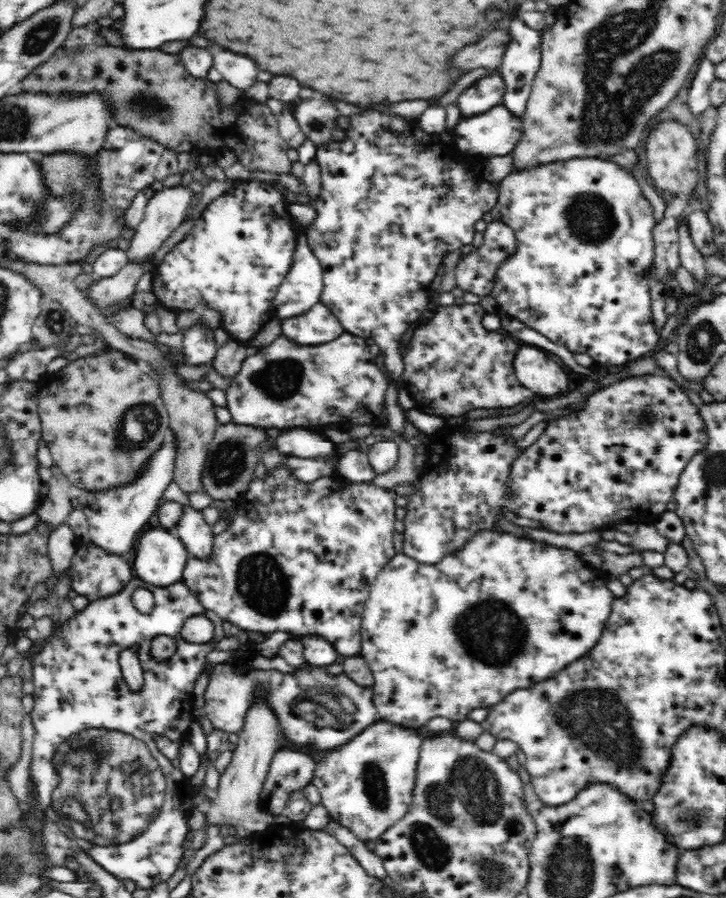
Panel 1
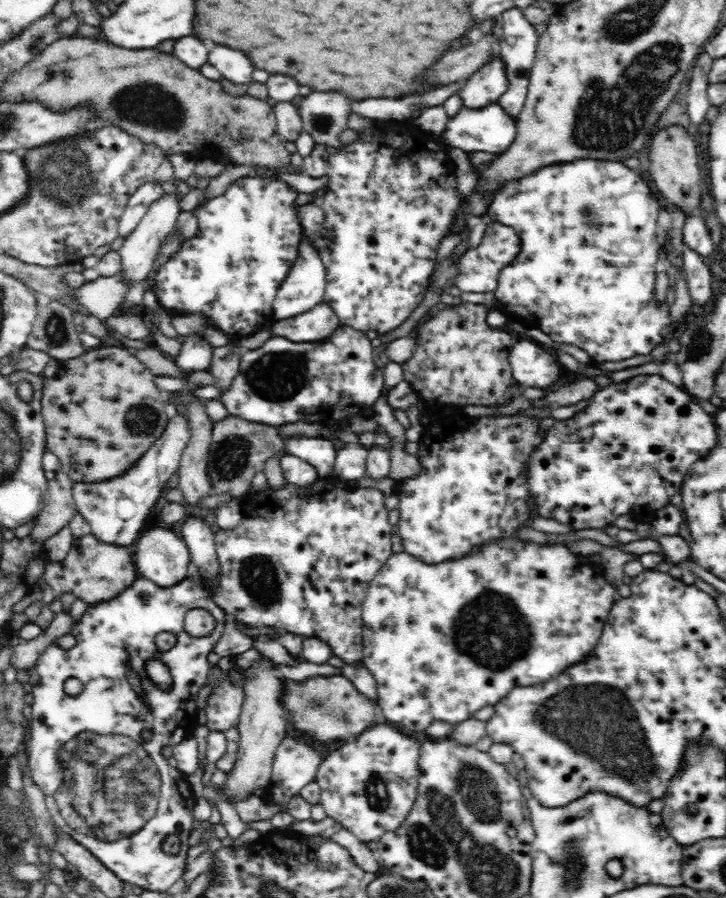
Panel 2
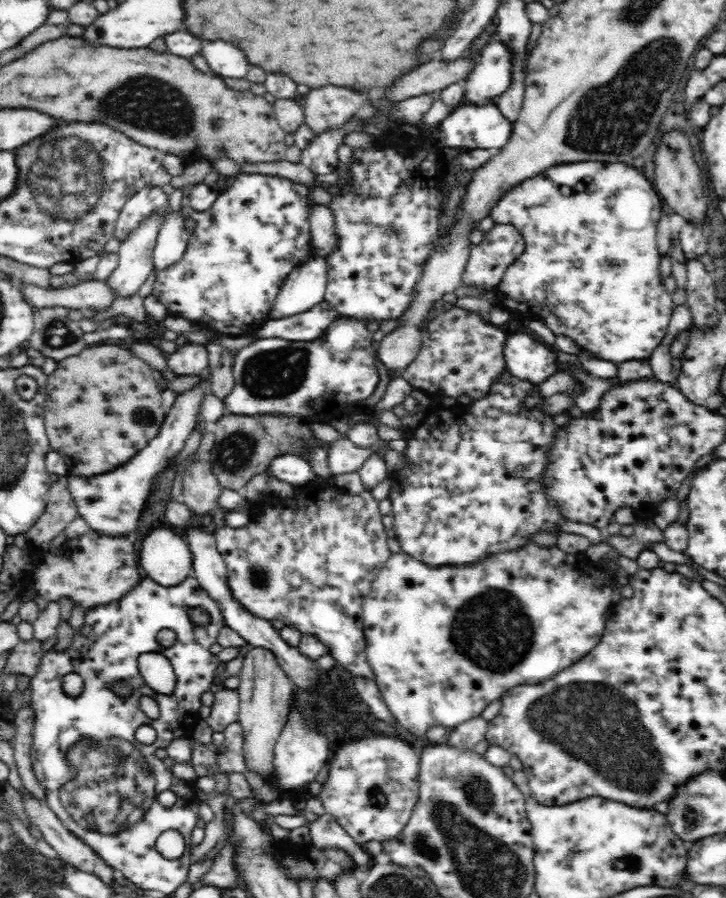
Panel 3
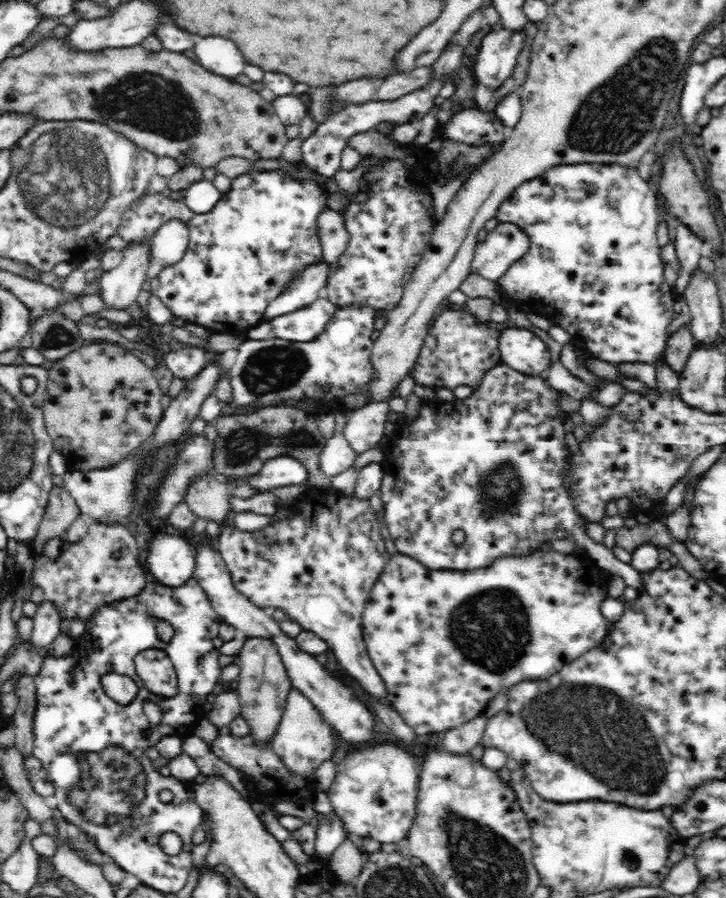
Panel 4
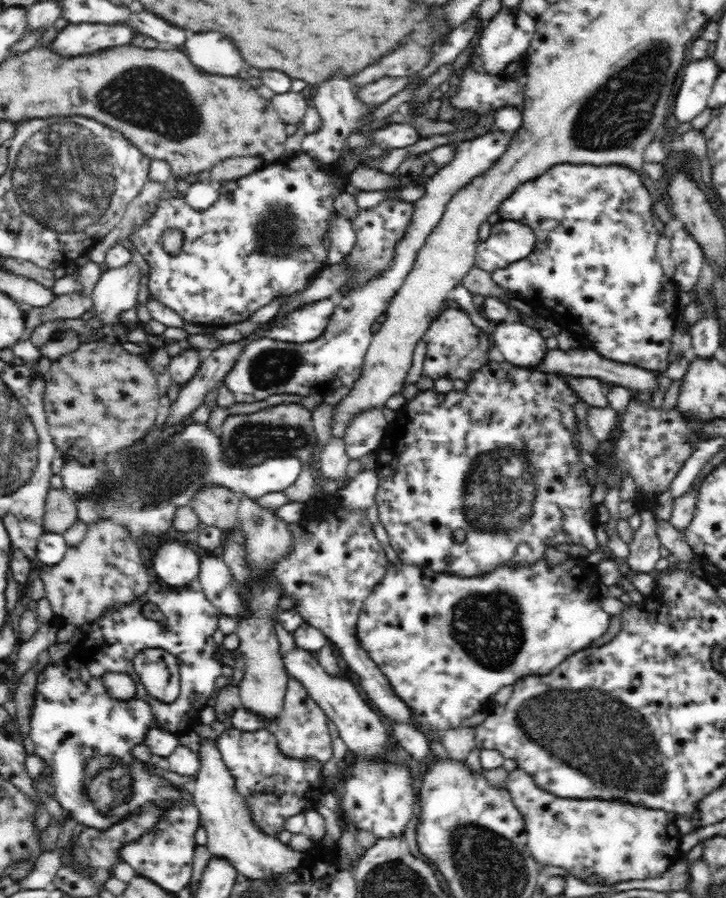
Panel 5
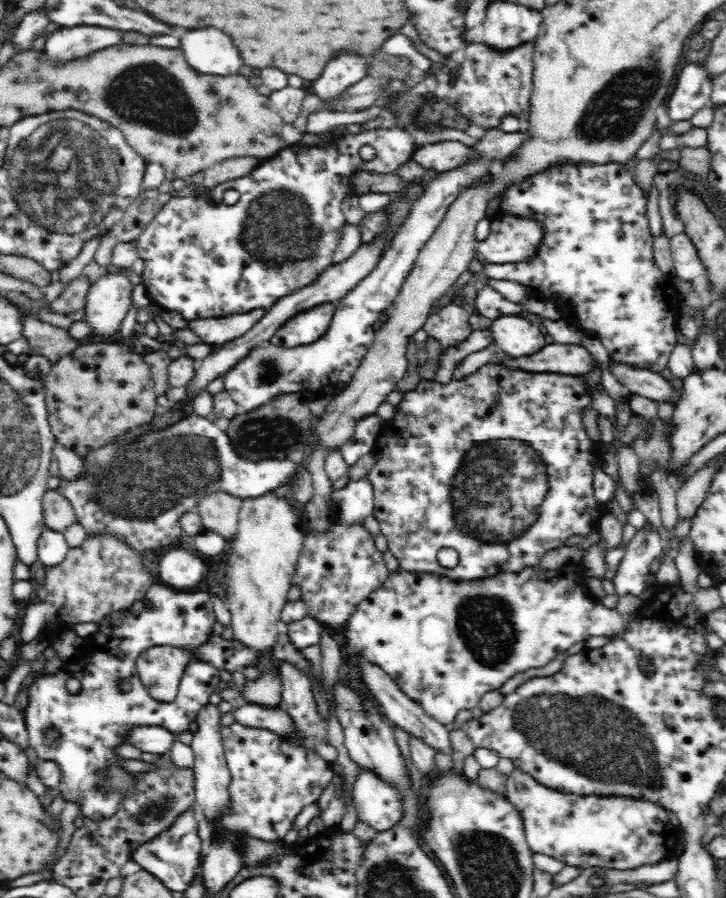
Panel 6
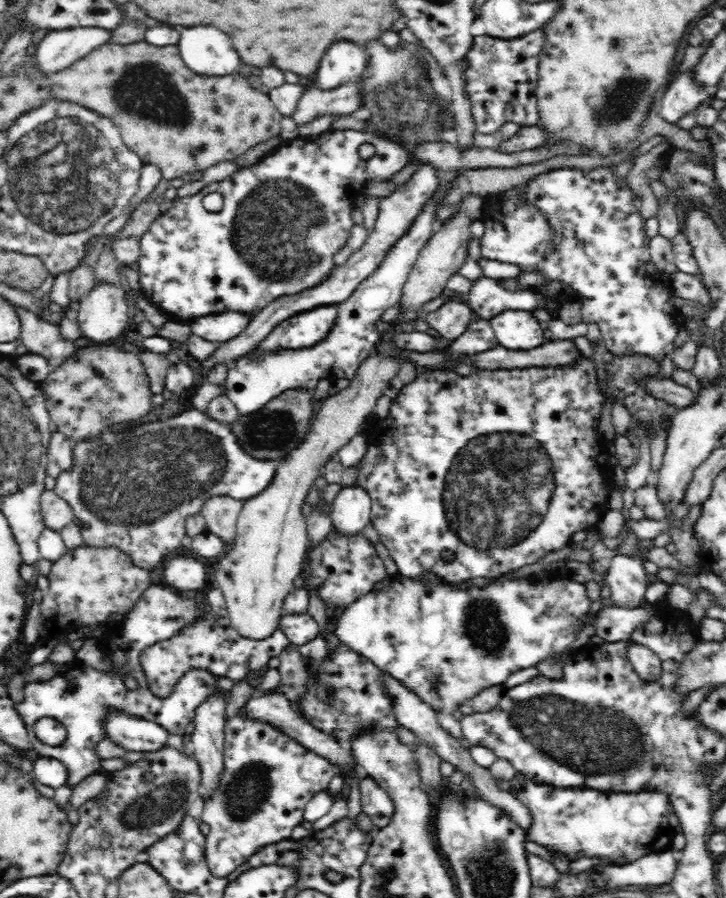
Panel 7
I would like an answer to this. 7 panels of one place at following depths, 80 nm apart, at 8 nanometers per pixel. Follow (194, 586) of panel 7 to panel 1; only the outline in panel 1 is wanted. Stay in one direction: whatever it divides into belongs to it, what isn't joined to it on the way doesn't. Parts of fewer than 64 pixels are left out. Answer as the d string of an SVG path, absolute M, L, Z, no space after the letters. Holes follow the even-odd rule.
M154 527L142 534L136 546L133 574L154 586L181 582L190 554L172 530Z

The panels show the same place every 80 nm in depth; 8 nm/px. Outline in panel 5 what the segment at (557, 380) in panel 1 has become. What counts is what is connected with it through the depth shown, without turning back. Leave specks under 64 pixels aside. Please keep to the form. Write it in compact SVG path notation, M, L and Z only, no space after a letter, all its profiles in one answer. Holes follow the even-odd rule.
M498 322L498 328L492 329L494 346L503 353L506 362L517 368L536 371L548 354L545 338L538 329L508 322Z

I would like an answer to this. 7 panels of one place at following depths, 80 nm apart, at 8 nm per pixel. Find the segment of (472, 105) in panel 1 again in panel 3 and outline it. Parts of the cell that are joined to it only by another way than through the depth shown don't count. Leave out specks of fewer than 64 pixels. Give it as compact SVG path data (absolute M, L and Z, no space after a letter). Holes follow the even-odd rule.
M499 42L483 44L479 49L477 65L464 80L464 100L478 105L482 100L498 98L511 83L512 53Z

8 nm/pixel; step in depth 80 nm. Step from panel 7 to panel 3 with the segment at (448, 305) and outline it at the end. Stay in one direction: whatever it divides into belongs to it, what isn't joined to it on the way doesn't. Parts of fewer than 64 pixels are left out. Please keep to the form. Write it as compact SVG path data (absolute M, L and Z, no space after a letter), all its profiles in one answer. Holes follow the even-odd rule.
M453 307L428 321L424 328L423 344L417 358L403 371L400 377L410 383L414 389L420 389L434 398L448 397L458 401L459 397L468 395L470 400L481 400L489 392L490 385L496 382L502 373L508 372L504 359L505 342L508 335L483 316L464 307Z

